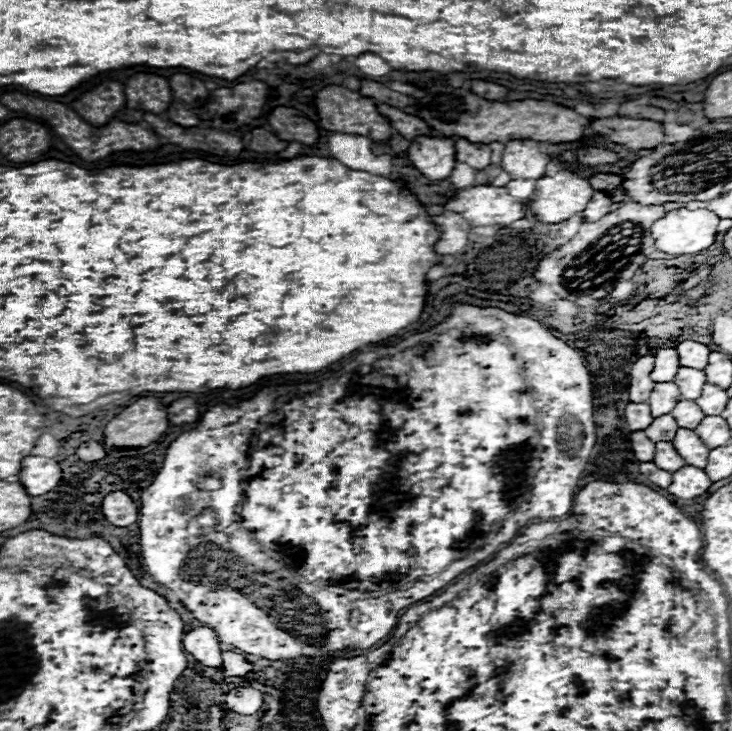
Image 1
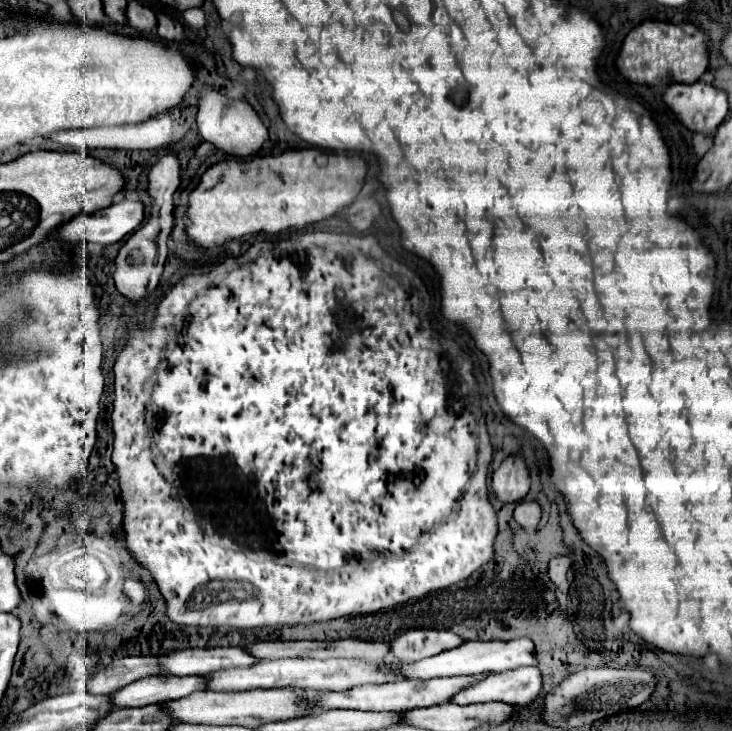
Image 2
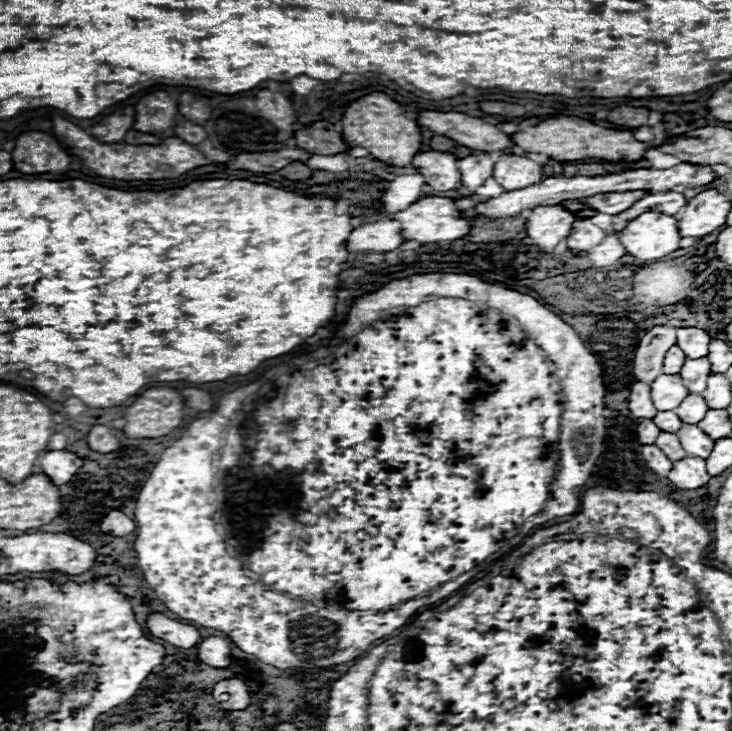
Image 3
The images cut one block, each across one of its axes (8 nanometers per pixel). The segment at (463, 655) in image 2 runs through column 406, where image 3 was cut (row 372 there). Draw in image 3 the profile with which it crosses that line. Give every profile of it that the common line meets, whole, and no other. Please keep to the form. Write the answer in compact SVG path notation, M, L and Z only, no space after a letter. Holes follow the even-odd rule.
M672 346L672 348L668 350L668 354L666 354L666 358L664 358L664 368L662 368L662 372L664 372L664 374L678 374L680 368L682 368L682 364L684 364L684 360L686 360L684 352L682 352L678 346Z

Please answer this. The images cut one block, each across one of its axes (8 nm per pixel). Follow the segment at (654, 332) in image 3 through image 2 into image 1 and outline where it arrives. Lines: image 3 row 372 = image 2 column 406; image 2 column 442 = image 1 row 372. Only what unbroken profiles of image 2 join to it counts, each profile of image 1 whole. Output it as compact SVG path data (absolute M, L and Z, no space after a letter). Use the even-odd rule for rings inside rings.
M642 356L638 362L634 362L630 372L630 402L648 402L650 392L654 390L654 382L650 380L650 374L654 370L654 356Z

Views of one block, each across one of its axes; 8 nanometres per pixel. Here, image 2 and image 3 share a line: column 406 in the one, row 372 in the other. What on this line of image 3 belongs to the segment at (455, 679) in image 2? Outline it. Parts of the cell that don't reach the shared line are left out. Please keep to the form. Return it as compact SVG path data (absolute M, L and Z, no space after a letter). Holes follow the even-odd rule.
M686 358L684 366L680 370L680 378L692 394L700 394L706 388L706 380L710 374L712 372L710 372L710 360L708 358L696 358L696 360Z

